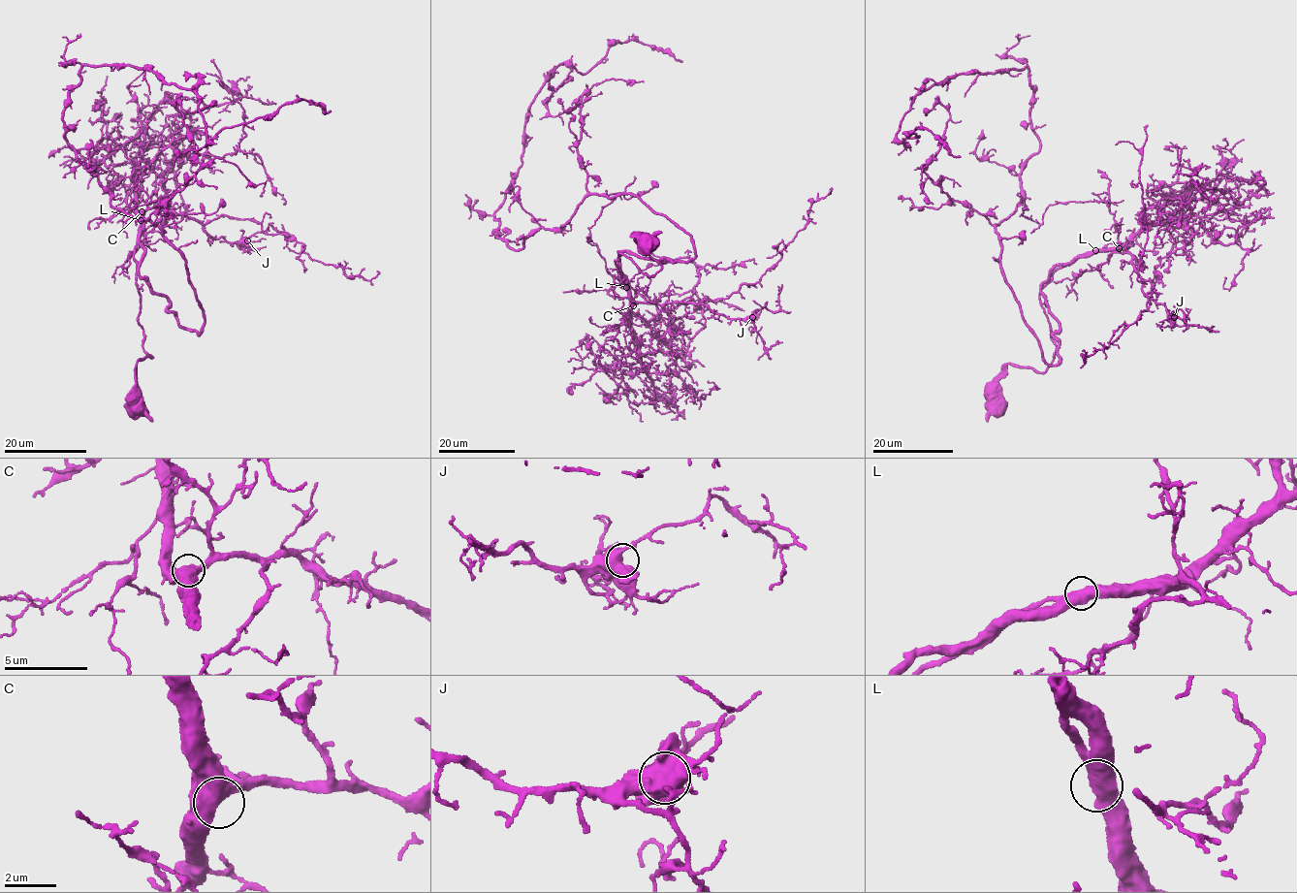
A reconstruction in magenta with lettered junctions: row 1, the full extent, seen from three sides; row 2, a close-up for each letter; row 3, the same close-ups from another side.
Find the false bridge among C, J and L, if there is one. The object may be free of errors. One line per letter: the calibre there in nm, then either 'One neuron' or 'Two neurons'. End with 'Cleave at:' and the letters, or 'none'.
C: Thickness 550 nm. One neuron
J: Thickness 600 nm. One neuron
L: Thickness 650 nm. One neuron
Cleave at: none

